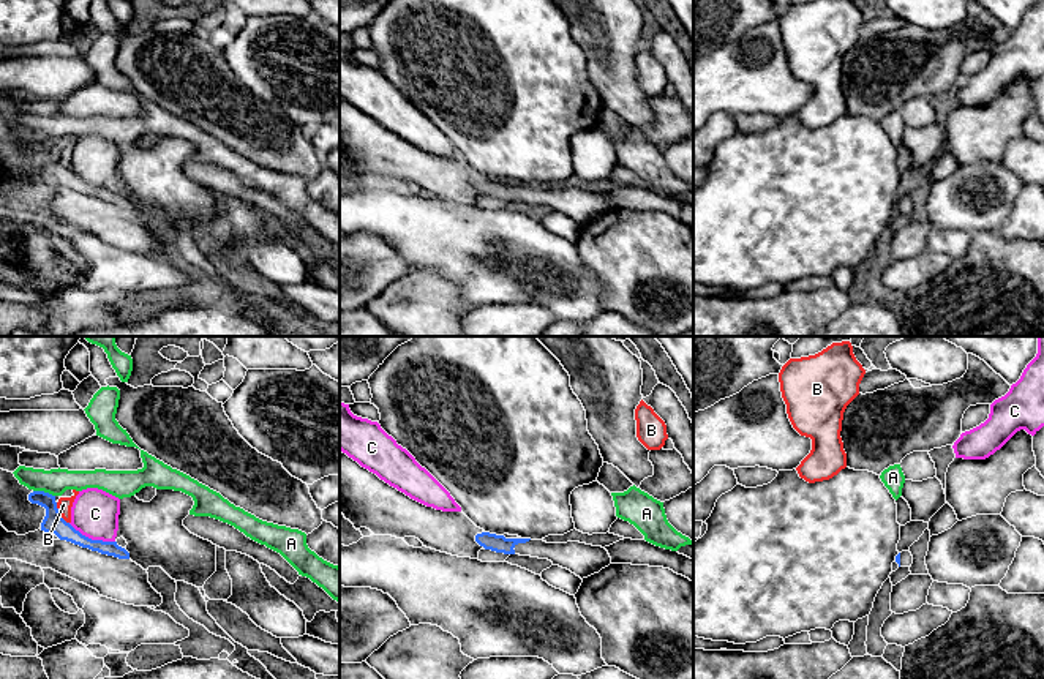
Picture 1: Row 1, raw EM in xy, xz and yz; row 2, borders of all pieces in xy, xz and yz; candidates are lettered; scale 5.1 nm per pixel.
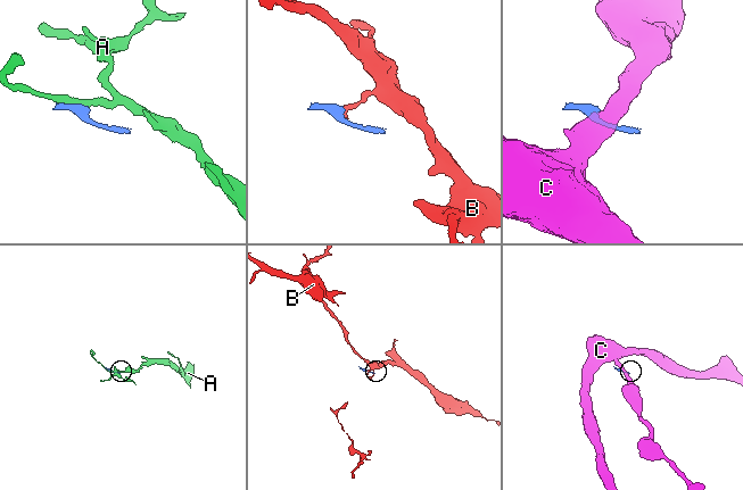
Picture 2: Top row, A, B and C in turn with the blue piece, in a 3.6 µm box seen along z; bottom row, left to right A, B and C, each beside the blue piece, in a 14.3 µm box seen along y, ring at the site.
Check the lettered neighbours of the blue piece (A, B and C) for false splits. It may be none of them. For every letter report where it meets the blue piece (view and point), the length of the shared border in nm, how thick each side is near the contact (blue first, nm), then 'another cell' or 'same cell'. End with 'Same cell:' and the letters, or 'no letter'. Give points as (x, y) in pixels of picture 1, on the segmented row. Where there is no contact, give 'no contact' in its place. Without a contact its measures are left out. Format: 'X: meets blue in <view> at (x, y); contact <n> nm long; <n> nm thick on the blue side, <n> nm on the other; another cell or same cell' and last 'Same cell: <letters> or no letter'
A: meets blue in xy at (43, 491); contact 120 nm long; 110 nm thick on the blue side, 140 nm on the other; another cell
B: meets blue in xy at (59, 513); contact 130 nm long; 110 nm thick on the blue side, 70 nm on the other; another cell
C: meets blue in xy at (90, 539); contact 260 nm long; 110 nm thick on the blue side, 240 nm on the other; another cell
Same cell: no letter

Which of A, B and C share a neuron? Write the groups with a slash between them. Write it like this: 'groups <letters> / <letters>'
groups A / B / C

